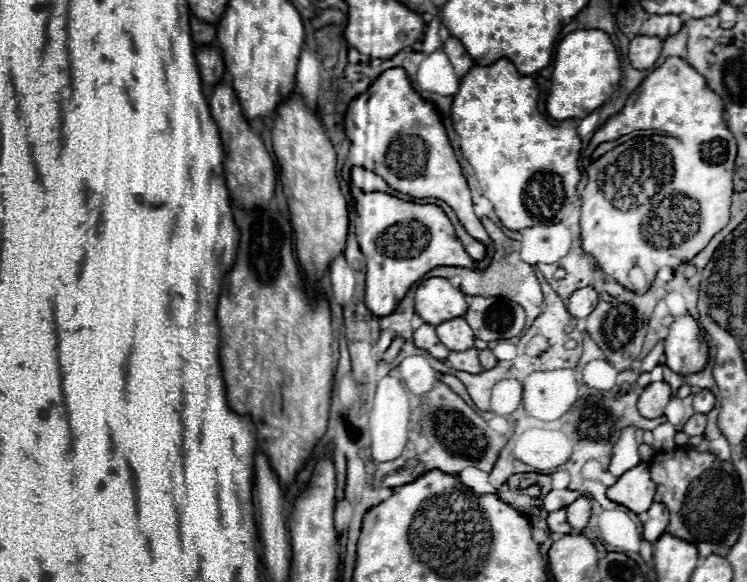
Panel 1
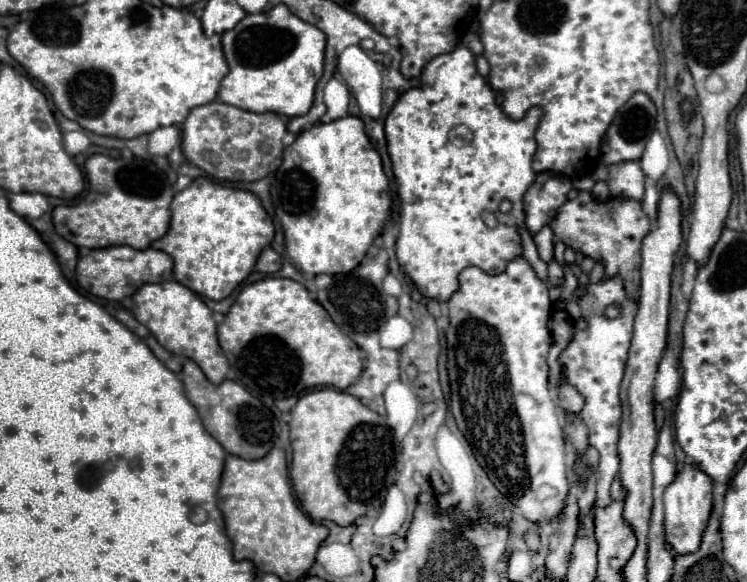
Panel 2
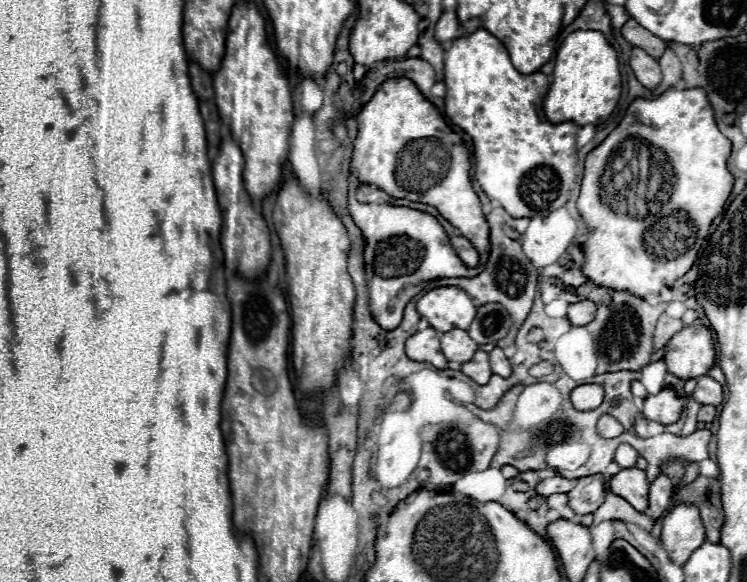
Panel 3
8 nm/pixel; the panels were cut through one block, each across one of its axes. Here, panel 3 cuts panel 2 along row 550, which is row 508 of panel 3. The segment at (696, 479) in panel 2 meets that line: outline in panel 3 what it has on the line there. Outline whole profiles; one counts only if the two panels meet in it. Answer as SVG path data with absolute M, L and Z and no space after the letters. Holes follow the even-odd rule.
M680 504L662 518L662 546L672 562L684 564L704 540L706 532L694 506Z

